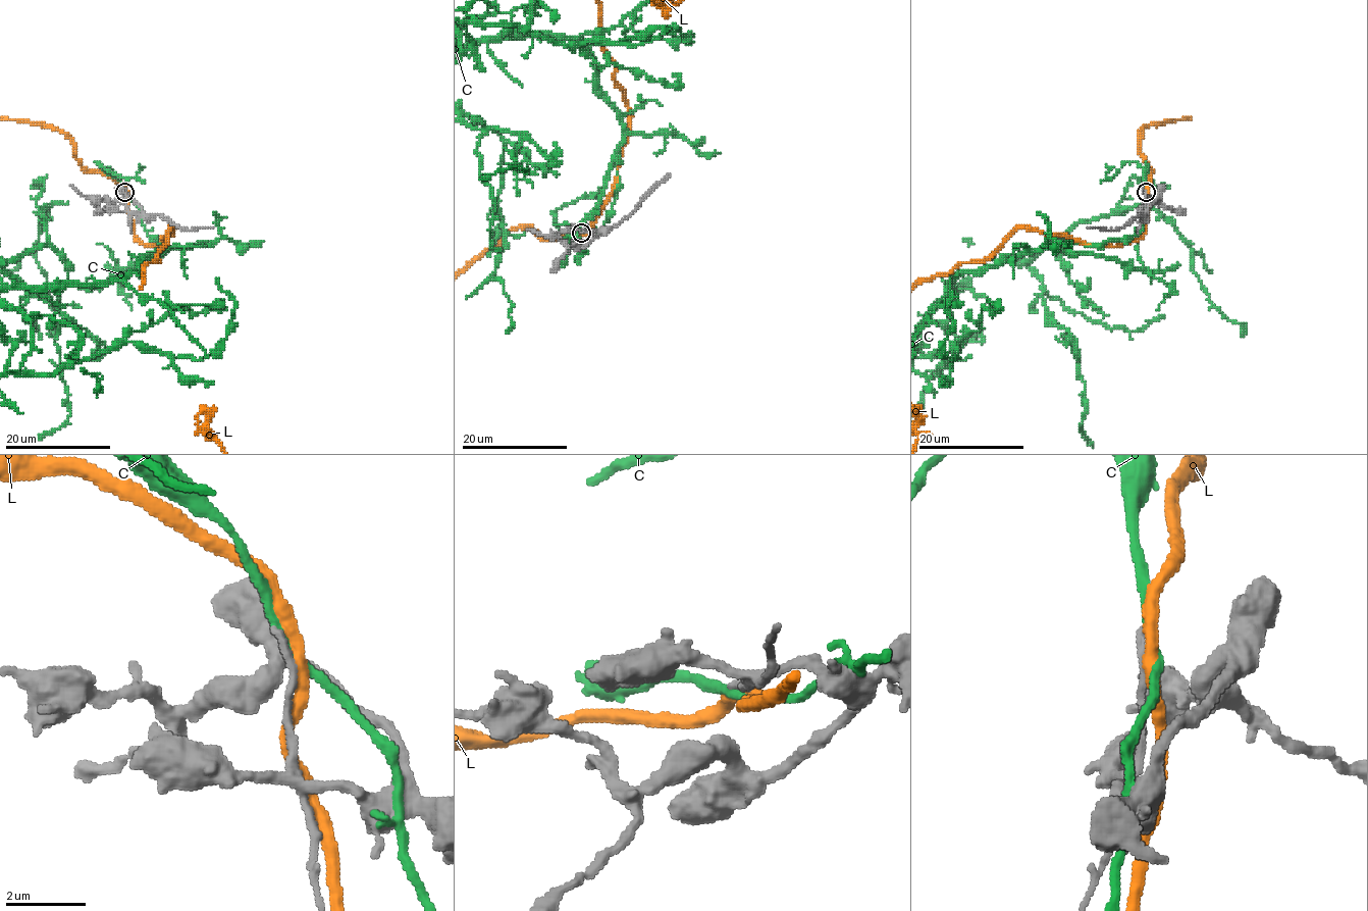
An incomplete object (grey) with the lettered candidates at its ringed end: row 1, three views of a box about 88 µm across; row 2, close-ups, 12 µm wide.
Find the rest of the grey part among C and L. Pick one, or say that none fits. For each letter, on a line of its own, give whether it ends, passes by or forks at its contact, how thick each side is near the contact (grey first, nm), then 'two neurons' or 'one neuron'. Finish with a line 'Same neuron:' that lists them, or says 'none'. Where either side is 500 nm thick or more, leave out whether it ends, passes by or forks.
C: it passes by; 170 nm thick on the grey side, 180 nm on the other; two neurons
L: it passes by; 200 nm thick on the grey side, 320 nm on the other; two neurons
Same neuron: none

